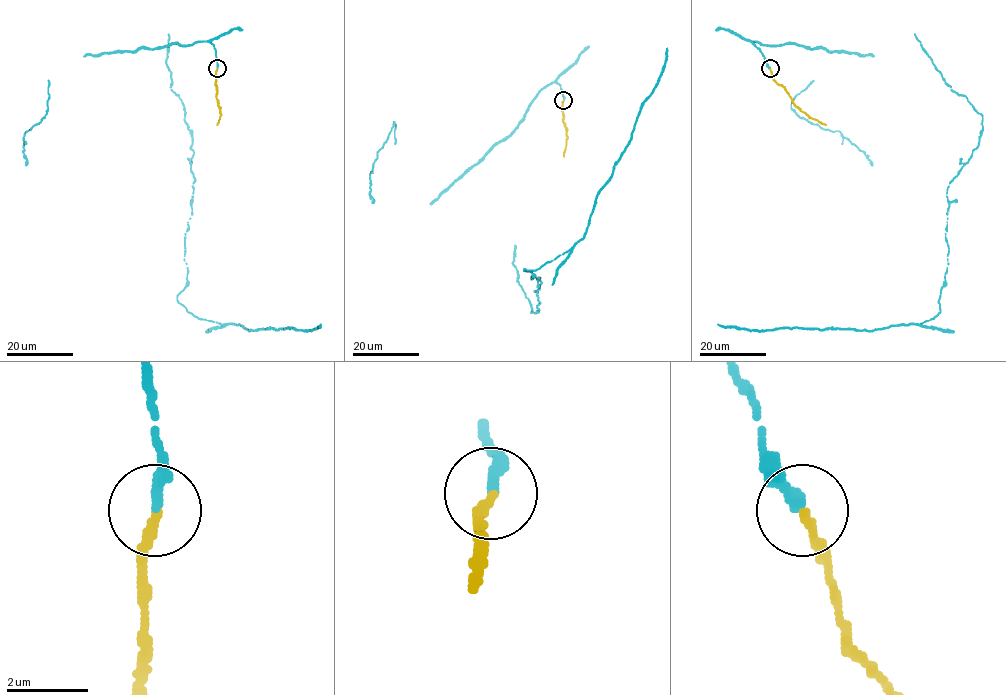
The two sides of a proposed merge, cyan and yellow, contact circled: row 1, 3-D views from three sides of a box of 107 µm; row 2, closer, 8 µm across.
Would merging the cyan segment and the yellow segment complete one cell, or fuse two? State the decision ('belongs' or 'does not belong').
belongs

